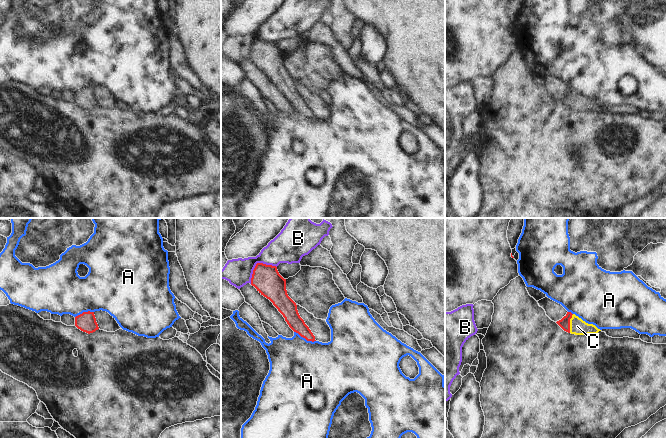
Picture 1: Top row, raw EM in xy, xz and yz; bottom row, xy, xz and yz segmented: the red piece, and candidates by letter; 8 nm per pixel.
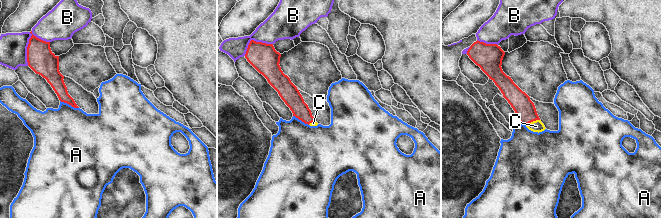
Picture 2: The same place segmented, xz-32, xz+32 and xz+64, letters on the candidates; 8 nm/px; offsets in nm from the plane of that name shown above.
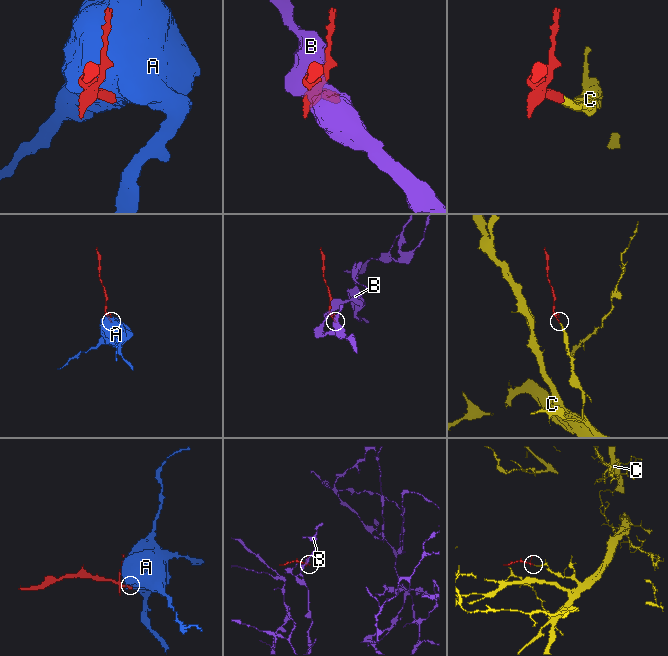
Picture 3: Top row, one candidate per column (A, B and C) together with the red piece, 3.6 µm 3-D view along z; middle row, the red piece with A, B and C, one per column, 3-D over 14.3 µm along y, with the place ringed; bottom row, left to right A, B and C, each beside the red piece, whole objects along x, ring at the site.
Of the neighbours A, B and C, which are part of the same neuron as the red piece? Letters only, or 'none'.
C

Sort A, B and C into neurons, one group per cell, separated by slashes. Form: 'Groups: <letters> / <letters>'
Groups: A / B / C

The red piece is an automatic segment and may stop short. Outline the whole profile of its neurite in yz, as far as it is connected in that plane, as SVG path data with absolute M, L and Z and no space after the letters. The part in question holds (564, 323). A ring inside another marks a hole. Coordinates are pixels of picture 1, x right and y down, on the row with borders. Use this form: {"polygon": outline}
{"polygon": "M567 312L567 314L556 323L564 331L575 335L597 334L599 331L601 331L595 325L586 323L571 312Z"}

